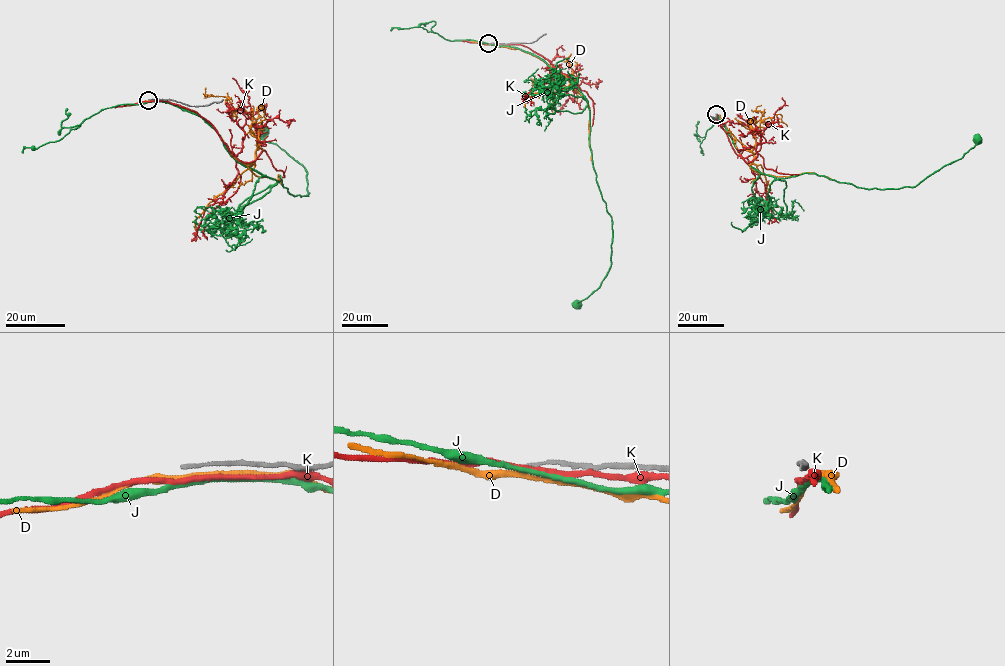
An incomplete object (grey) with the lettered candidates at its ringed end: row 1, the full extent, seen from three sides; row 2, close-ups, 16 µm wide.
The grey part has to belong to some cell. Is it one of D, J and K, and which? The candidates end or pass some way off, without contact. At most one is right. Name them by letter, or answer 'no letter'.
no letter

